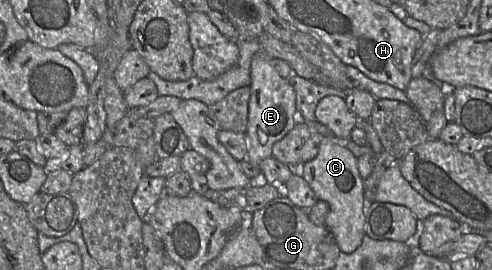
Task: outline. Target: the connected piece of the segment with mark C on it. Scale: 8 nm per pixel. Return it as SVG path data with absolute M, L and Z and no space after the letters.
M323 136L317 156L300 167L300 174L316 197L329 205L325 226L331 232L341 252L352 253L362 243L365 231L366 199L364 180L361 178L357 158L344 142L332 136Z

